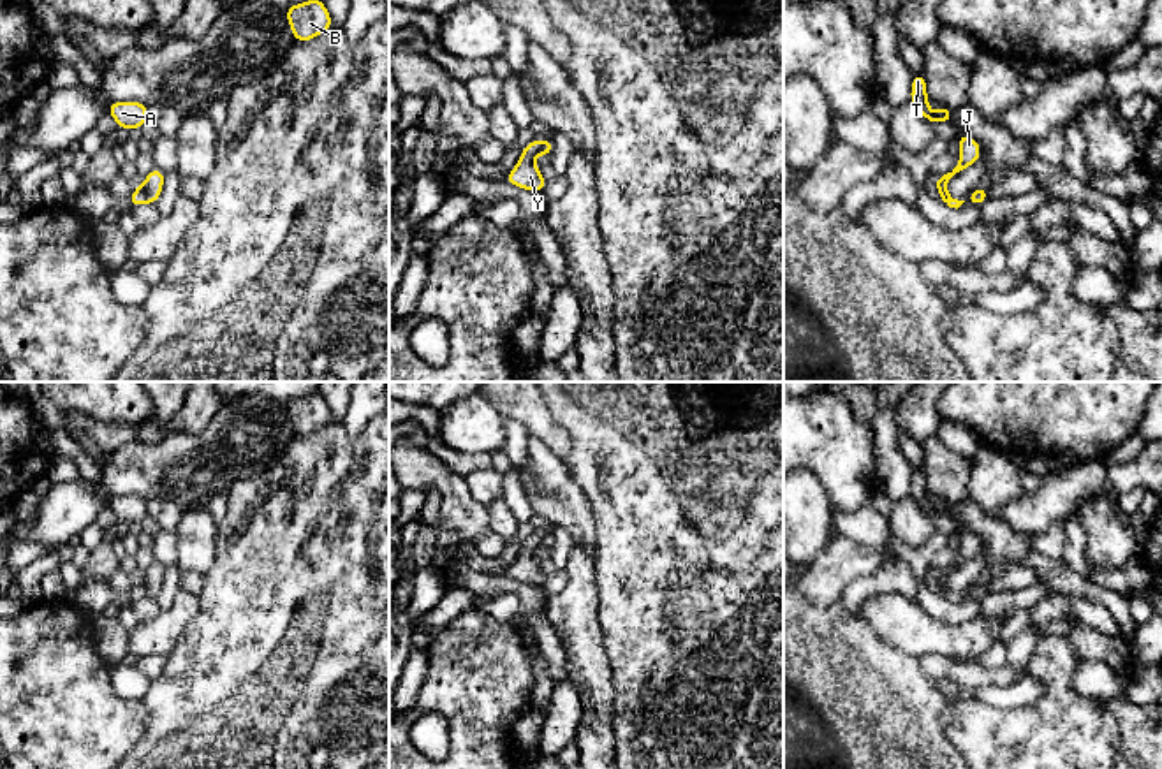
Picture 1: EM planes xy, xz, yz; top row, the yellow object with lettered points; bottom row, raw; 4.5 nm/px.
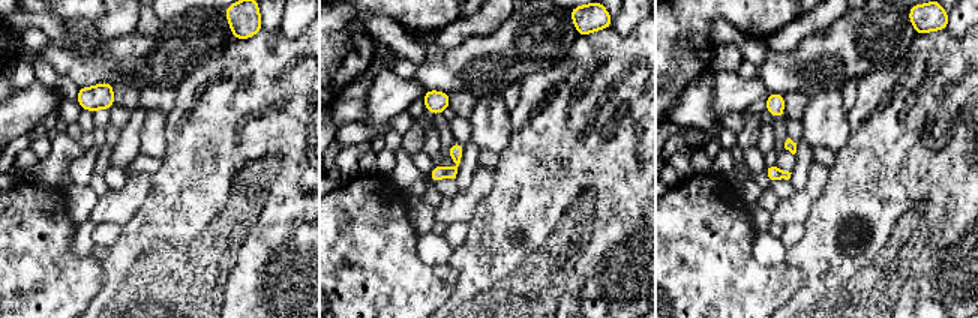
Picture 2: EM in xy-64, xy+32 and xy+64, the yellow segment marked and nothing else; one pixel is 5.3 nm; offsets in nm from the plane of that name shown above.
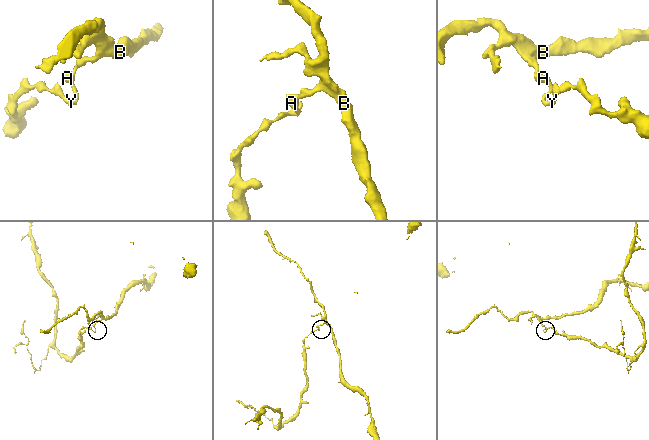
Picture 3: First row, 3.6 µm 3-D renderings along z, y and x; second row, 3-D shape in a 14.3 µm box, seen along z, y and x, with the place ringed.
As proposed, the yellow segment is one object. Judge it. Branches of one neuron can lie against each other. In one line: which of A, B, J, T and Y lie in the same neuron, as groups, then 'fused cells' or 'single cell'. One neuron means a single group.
A B J T / Y | fused cells

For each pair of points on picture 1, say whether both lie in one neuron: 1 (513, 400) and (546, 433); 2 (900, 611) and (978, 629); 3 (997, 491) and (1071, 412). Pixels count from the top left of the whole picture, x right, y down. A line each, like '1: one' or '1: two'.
1: one
2: one
3: two

